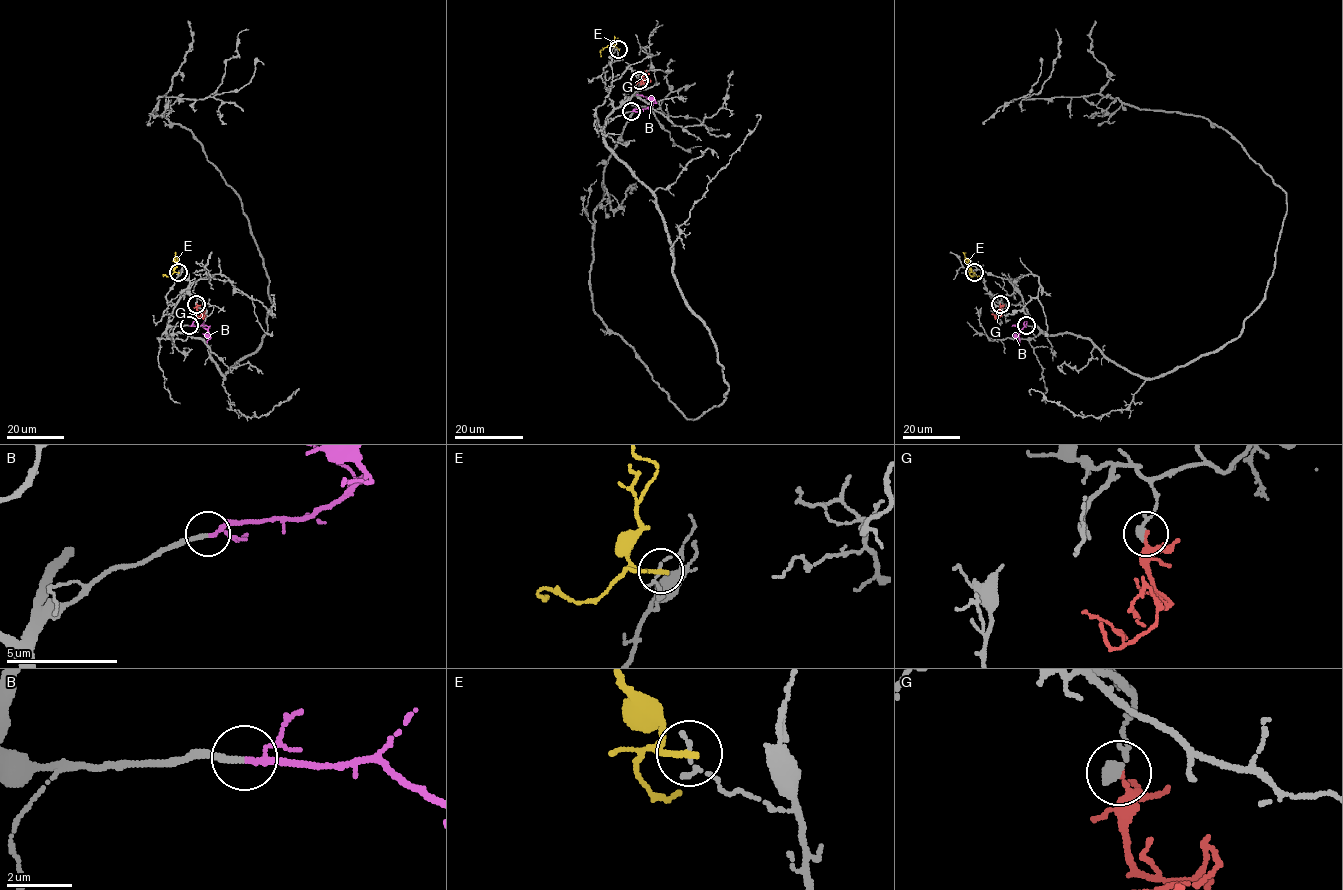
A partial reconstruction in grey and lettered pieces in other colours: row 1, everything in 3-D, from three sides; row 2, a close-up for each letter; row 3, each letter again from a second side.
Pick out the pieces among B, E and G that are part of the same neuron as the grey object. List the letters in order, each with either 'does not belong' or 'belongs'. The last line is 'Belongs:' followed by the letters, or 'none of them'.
B: belongs
E: does not belong
G: does not belong
Belongs: B

